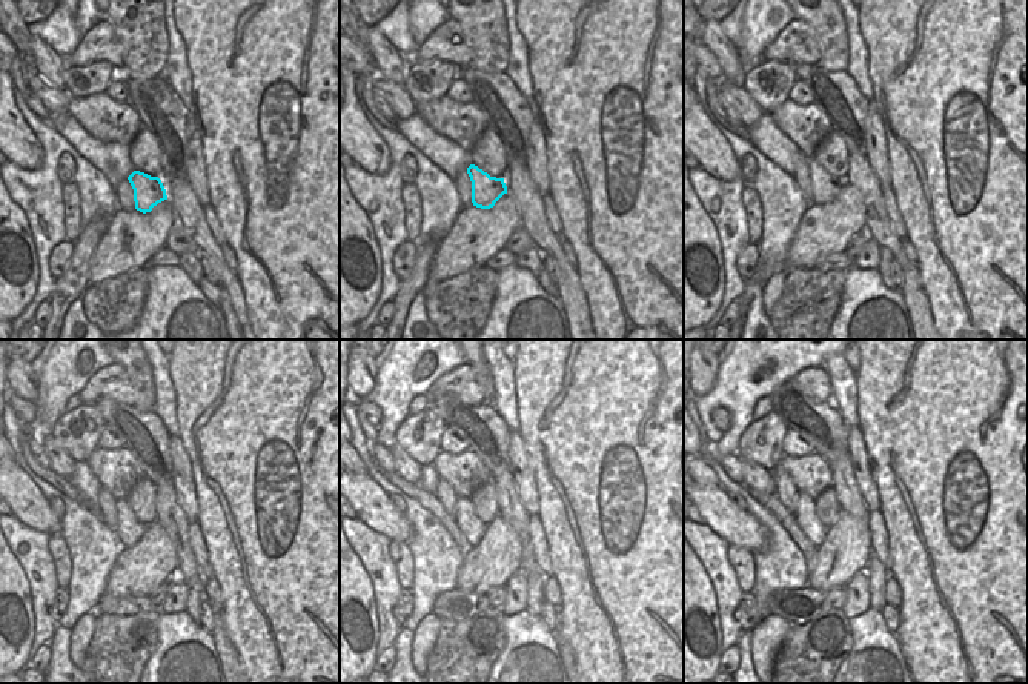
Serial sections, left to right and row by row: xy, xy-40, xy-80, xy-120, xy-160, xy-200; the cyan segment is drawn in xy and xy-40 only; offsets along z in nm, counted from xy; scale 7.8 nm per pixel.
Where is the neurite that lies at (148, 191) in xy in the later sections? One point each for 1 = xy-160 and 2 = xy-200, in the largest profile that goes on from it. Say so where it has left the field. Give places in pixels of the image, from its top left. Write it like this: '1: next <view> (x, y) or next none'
1: next xy-160 (472, 527)
2: next xy-200 (805, 515)

